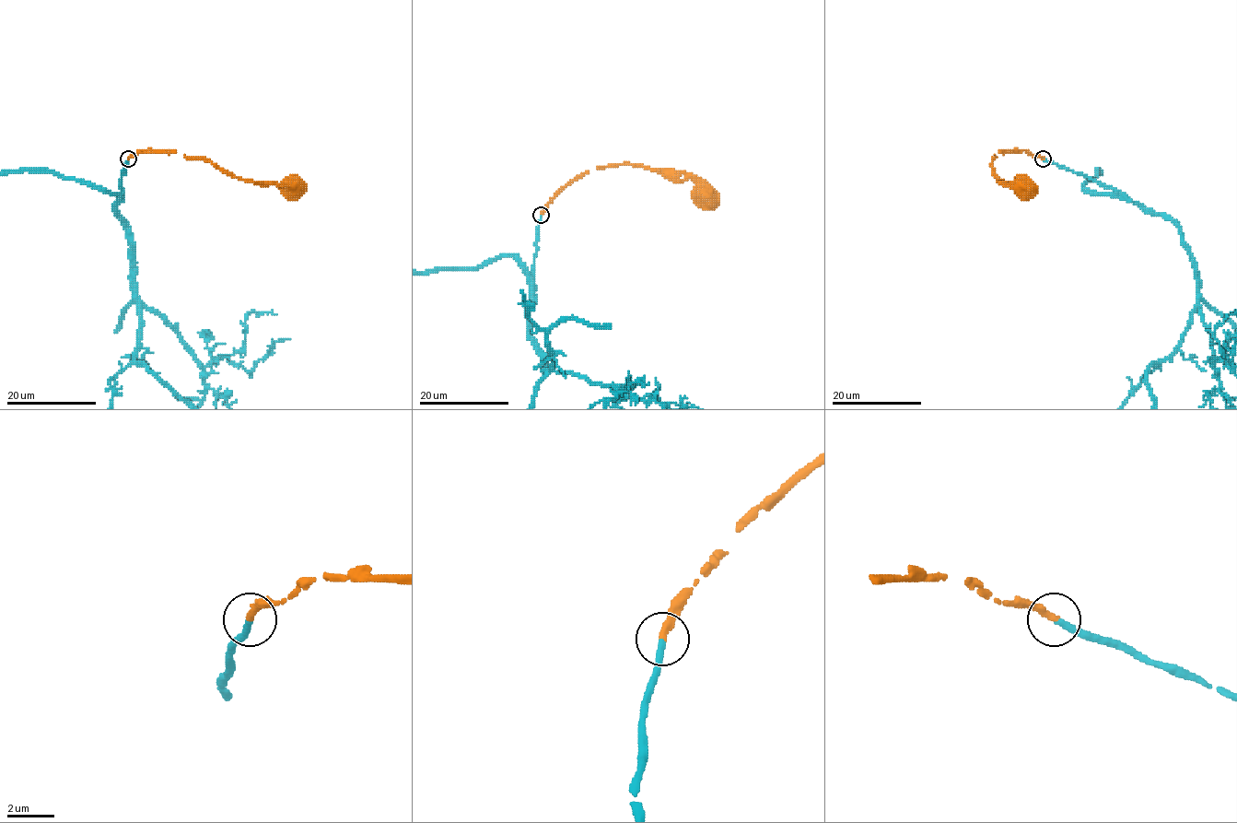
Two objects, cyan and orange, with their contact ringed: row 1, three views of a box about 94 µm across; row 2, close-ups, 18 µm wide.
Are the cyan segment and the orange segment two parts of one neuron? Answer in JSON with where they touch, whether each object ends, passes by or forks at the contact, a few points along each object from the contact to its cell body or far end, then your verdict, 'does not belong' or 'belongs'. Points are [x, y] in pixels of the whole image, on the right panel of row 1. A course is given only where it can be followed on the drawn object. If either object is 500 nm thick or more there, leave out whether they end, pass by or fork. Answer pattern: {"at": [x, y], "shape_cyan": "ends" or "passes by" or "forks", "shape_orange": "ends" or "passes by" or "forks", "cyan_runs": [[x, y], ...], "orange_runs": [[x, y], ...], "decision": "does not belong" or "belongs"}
{"at": [1043, 158], "shape_cyan": "ends", "shape_orange": "ends", "orange_runs": [[1043, 158], [1023, 150], [1000, 150], [993, 158], [991, 168], [1001, 183], [1029, 188]], "decision": "belongs"}

